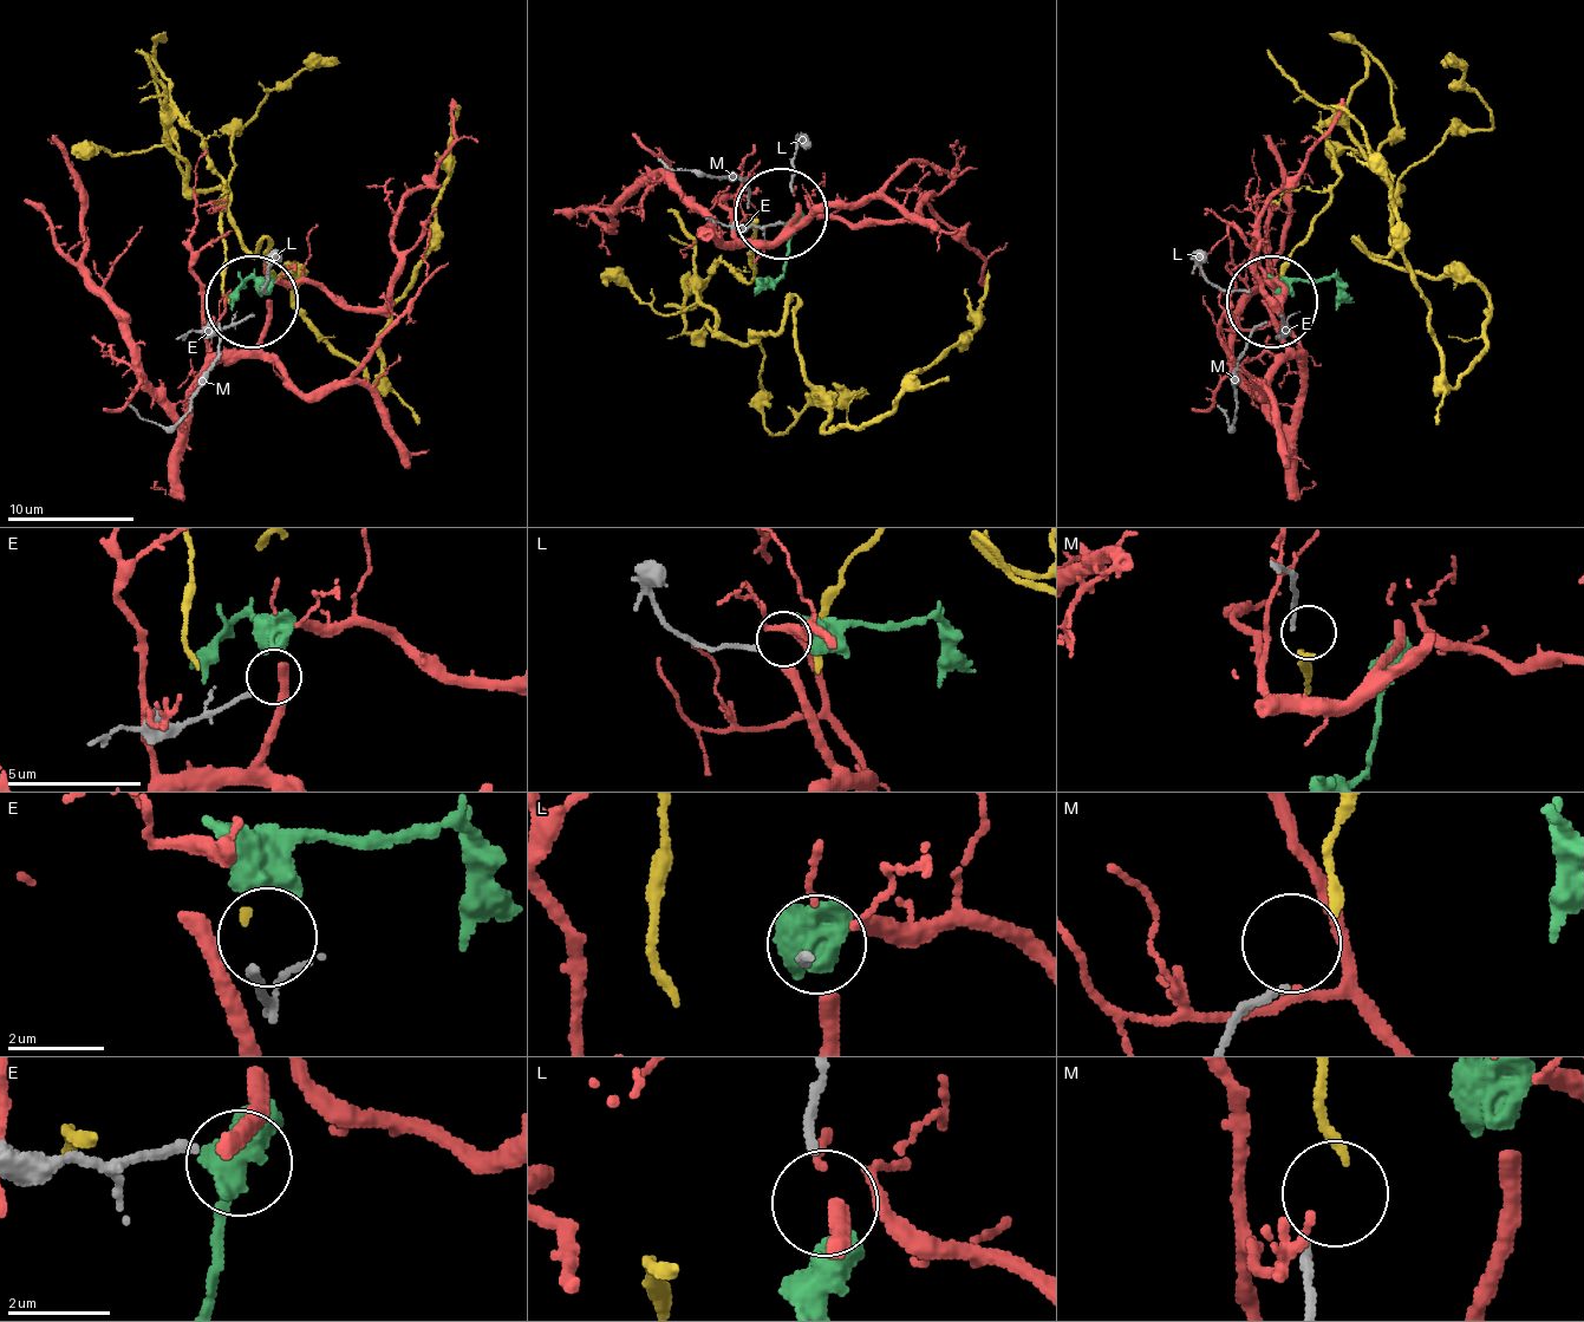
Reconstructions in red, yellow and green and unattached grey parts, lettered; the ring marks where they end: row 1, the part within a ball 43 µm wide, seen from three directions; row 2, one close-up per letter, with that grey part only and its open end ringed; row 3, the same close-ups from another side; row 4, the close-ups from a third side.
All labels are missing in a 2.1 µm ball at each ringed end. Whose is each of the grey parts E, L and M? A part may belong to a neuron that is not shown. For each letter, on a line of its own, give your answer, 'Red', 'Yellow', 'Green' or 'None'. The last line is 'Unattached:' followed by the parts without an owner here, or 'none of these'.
E: None
L: Green
M: Yellow
Unattached: E

